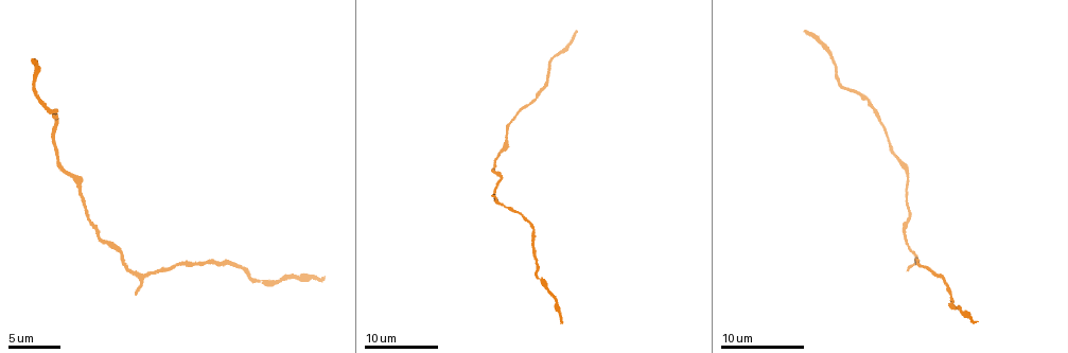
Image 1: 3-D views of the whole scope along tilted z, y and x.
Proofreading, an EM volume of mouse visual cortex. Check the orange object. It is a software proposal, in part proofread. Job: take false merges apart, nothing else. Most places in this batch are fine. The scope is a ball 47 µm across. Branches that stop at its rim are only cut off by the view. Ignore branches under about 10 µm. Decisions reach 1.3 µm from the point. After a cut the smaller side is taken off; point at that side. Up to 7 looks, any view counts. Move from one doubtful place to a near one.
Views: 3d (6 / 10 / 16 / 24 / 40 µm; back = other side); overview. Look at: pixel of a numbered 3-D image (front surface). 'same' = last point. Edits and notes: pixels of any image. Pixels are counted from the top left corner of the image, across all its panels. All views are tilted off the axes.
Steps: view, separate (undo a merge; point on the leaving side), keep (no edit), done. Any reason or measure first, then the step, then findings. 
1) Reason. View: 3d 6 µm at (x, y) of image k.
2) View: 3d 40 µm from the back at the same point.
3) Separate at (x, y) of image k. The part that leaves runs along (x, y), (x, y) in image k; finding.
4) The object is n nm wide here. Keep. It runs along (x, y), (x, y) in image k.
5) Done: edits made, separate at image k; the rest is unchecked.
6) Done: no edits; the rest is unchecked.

View: 3d 16 µm at (96, 230) of image 1.

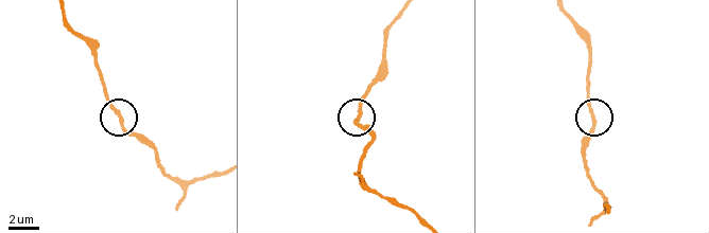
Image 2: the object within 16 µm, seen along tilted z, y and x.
View: 3d 16 µm from the back at (123, 121) of image 2.

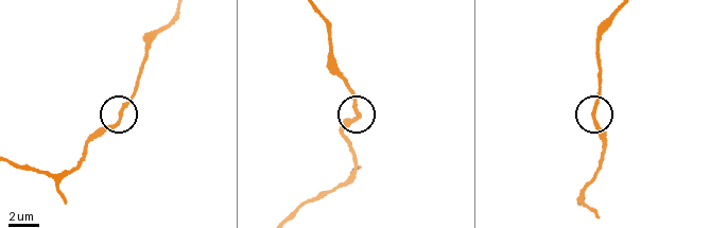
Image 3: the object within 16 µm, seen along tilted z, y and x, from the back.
The object is 230 nm wide here. Keep. All the same neuron.

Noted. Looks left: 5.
Sudden change in width. View: 3d 10 µm at (898, 160) of image 1.

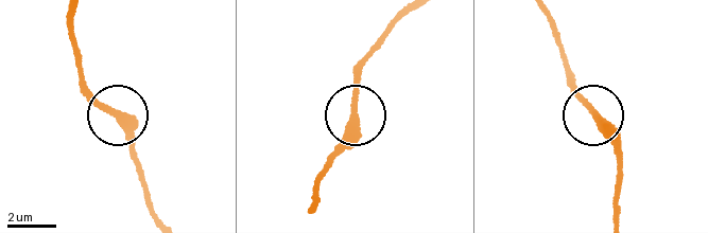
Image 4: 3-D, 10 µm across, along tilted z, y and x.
View: 3d 6 µm at (113, 113) of image 4.

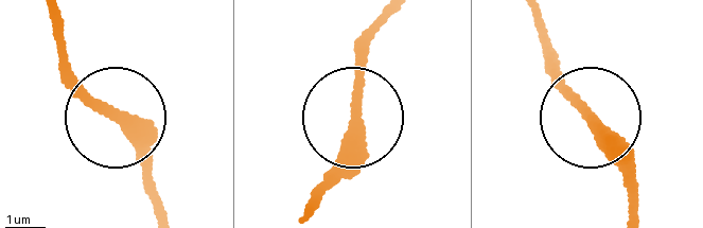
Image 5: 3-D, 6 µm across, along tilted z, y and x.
Keep. It runs along (308, 208), (333, 185), (353, 139), (371, 28) in image 5; continuous, no second neuron.

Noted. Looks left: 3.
Thin neck. View: 3d 10 µm at (518, 214) of image 1.

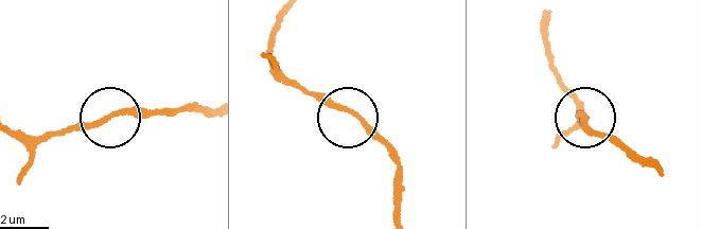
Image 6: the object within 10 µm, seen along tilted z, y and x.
View: 3d 6 µm at (357, 115) of image 6.

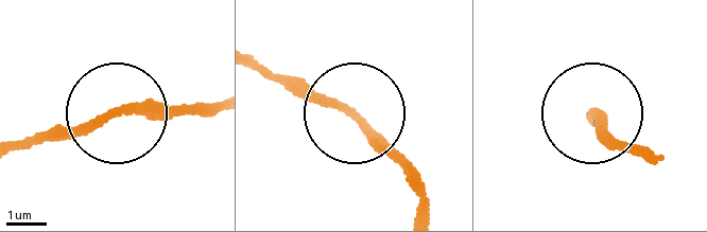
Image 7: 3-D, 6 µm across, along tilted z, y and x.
Keep. It runs along (258, 61), (363, 122), (421, 193) in image 7; all the same neuron.

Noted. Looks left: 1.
View: 3d 6 µm at (952, 300) of image 1.

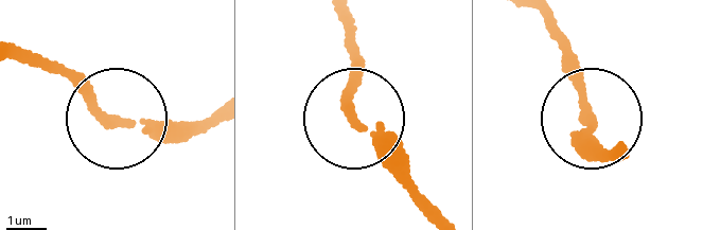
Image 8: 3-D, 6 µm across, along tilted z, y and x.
Keep. It runs along (343, 17), (351, 110), (422, 200) in image 8; all the same neuron.

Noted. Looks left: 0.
Done: no edits; the rest is unchecked.

